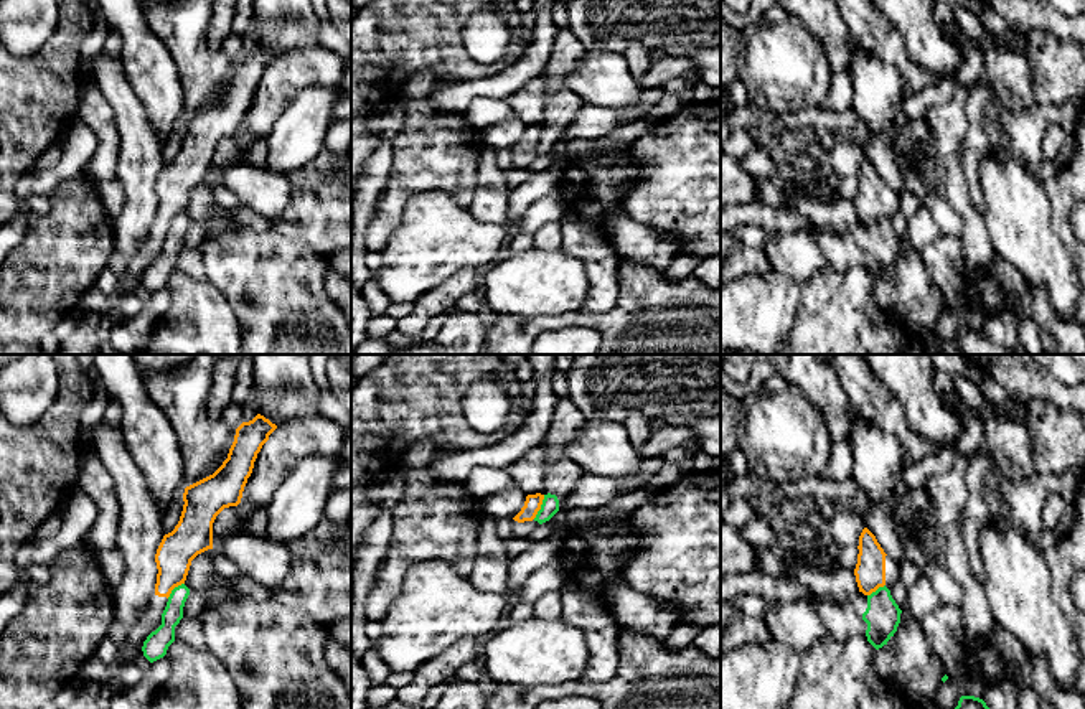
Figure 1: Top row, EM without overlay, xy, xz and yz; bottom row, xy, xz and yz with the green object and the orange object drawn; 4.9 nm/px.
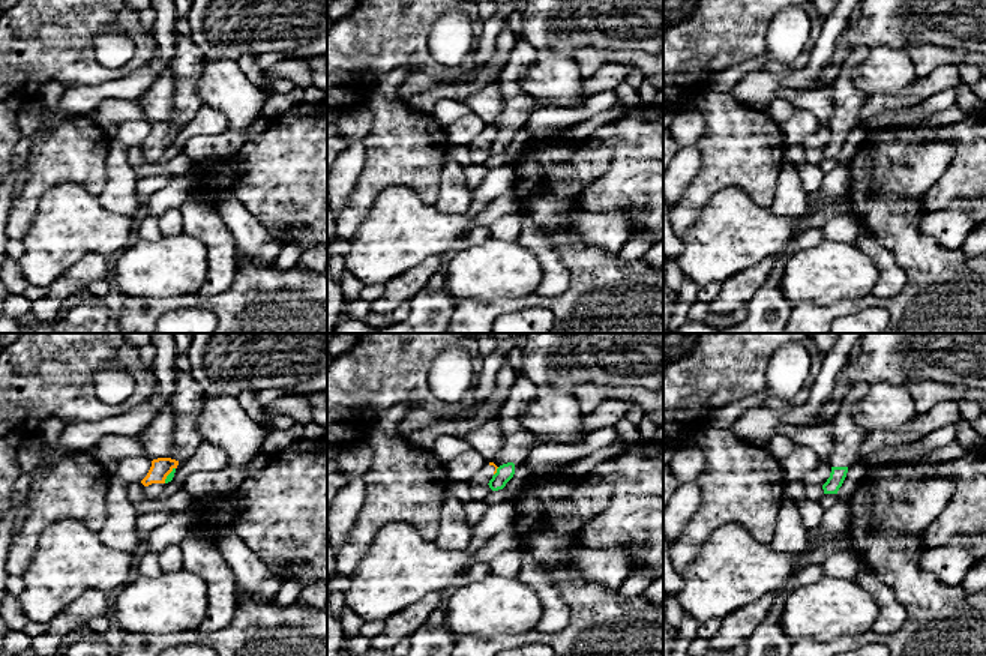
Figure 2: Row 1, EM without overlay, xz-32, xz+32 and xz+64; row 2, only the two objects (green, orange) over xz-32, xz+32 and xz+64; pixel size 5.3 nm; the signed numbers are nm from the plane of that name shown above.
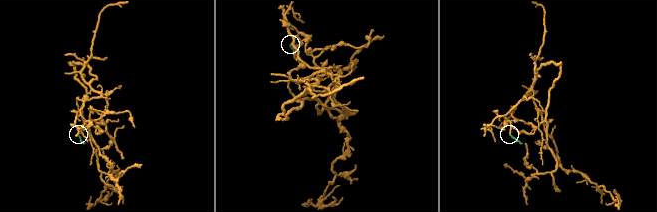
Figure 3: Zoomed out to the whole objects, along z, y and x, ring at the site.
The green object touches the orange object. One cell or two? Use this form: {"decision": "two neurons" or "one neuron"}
{"decision": "two neurons"}

